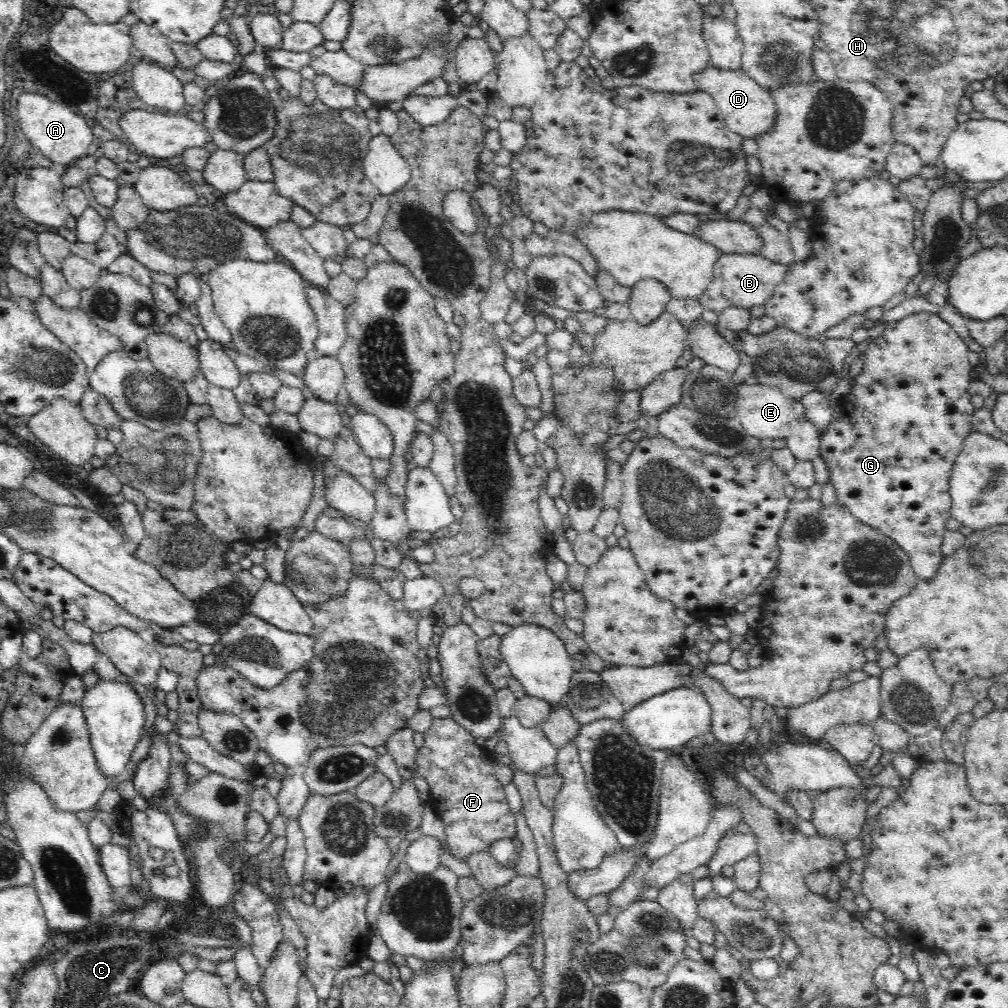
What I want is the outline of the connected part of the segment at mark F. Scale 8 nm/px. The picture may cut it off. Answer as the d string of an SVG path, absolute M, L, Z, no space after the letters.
M433 718L431 727L423 734L424 744L418 749L415 761L417 774L425 778L430 788L432 800L443 807L432 804L436 814L442 819L447 847L452 856L464 863L474 852L489 852L490 846L500 838L513 838L516 832L516 816L510 808L504 786L494 775L496 754L474 743L475 736L451 718Z

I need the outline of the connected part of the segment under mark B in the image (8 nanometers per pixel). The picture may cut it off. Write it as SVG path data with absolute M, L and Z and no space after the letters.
M721 254L714 264L712 282L707 286L706 292L700 296L699 301L708 310L722 312L730 307L762 306L769 298L774 296L776 286L786 278L790 272L790 265L774 262L762 254Z

